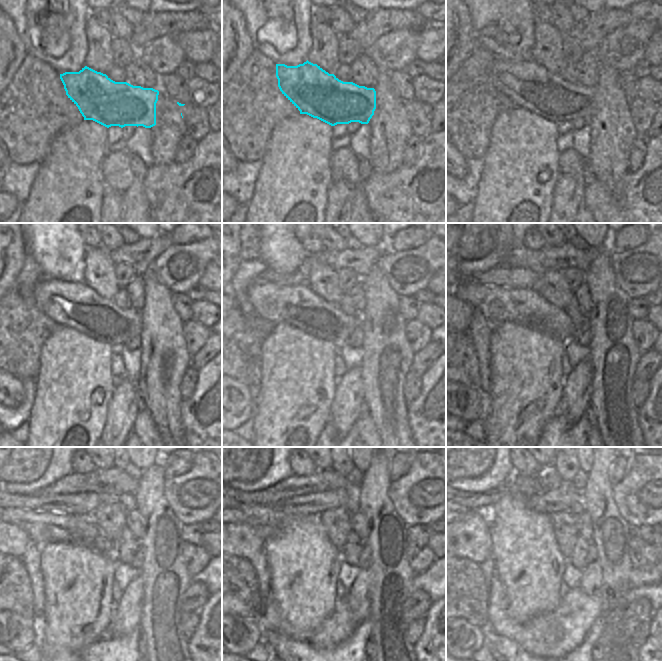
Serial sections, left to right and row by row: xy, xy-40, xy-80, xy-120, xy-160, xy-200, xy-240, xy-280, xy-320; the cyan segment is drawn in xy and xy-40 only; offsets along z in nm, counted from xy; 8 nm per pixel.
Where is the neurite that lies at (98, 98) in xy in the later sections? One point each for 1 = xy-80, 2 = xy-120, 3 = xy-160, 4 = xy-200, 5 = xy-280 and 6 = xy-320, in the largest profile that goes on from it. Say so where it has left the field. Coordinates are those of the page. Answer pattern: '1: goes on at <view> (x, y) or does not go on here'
1: goes on at xy-80 (529, 85)
2: goes on at xy-120 (73, 304)
3: goes on at xy-160 (298, 306)
4: goes on at xy-200 (498, 304)
5: goes on at xy-280 (268, 522)
6: goes on at xy-320 (466, 510)

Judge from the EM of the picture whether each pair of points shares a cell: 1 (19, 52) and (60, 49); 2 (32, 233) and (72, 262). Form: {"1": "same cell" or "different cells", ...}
{"1": "different cells", "2": "same cell"}

